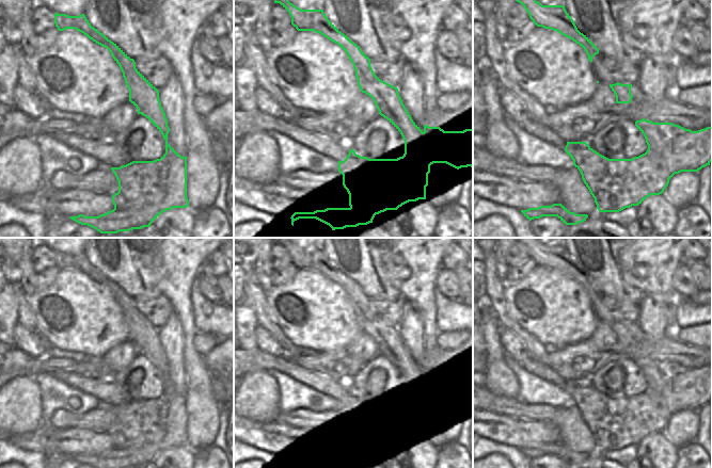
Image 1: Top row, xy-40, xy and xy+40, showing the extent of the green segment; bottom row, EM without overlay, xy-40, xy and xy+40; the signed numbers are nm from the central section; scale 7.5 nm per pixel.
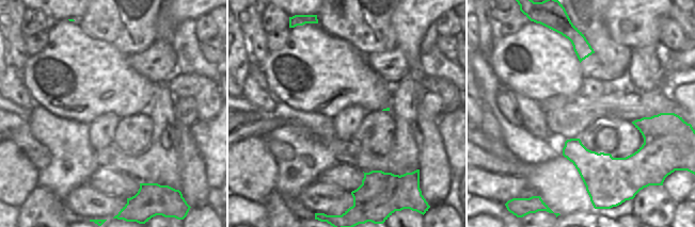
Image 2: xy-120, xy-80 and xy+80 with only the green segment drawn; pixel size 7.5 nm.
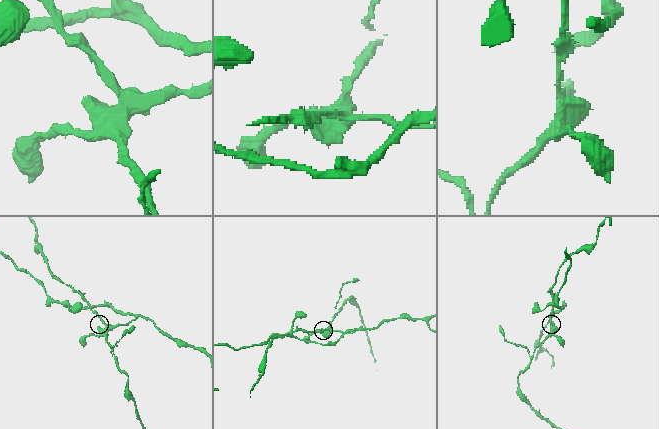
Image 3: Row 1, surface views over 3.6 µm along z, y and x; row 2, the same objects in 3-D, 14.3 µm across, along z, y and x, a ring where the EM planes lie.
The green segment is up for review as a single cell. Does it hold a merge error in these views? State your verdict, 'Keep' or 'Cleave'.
Cleave

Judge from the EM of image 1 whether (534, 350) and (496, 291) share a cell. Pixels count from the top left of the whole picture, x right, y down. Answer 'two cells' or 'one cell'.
one cell

